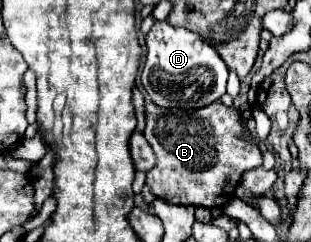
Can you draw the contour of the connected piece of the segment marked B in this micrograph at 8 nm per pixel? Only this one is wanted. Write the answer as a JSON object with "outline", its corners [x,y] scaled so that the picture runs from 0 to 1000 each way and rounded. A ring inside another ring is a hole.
{"outline":[[[479,421],[466,430],[466,488],[473,488],[473,521],[460,562],[473,570],[479,603],[505,645],[498,686],[473,711],[473,760],[492,785],[492,802],[518,826],[537,826],[556,843],[601,843],[601,851],[659,851],[659,860],[723,851],[749,818],[749,793],[781,711],[826,694],[846,669],[833,612],[768,570],[768,554],[794,537],[768,504],[768,463],[711,421],[685,421],[646,455],[518,446]]]}

